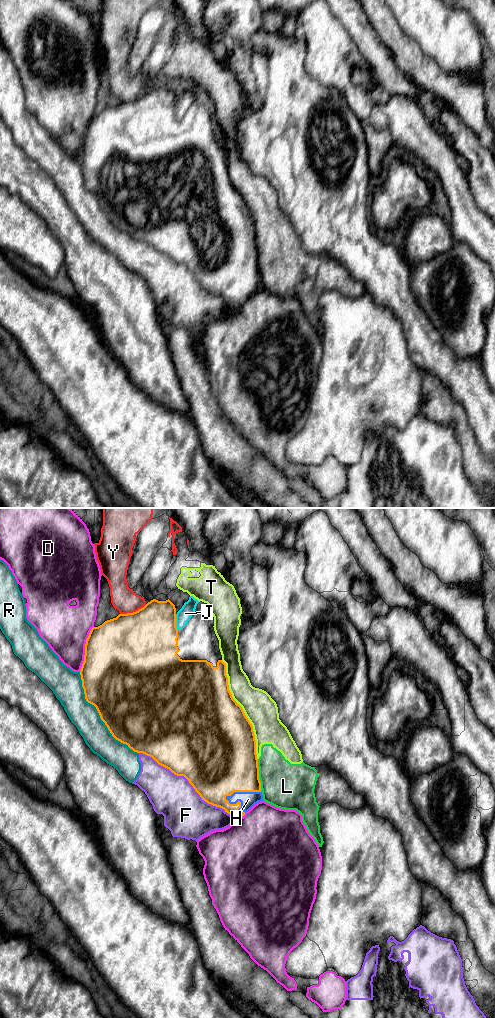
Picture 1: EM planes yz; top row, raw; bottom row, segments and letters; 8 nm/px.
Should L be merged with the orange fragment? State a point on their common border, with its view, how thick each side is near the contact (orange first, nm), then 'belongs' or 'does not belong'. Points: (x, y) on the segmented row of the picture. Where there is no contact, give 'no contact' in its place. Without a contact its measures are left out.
yz (258, 775) | 460/380 nm | does not belong

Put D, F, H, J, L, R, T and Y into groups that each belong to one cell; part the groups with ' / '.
D / F R / H / J / L T Y

